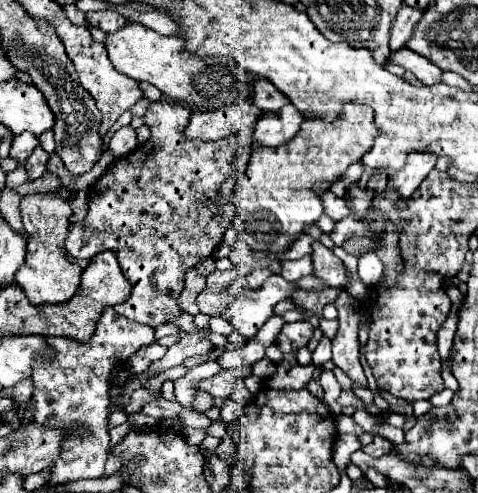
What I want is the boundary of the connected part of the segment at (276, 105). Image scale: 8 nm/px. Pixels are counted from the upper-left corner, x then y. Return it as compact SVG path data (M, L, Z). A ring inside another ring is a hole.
M257 80L253 84L253 90L255 90L253 94L255 106L265 112L277 112L285 104L289 104L289 98L285 98L285 94L281 94L281 90L277 90L269 80Z

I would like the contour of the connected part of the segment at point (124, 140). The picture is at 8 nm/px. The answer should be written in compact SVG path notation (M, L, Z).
M123 126L109 140L109 150L115 154L115 158L121 158L135 148L137 148L137 132L131 126Z

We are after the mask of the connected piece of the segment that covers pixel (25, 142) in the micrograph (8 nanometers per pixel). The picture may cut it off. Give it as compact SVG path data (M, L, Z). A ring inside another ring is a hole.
M29 132L19 134L19 136L15 136L15 140L11 144L11 156L17 158L19 162L23 162L23 160L29 158L29 154L33 152L35 146L39 146L39 138L37 136L33 136Z

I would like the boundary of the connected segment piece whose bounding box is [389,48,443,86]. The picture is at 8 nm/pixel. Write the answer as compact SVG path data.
M403 48L401 52L391 54L389 60L393 60L395 64L403 66L403 68L409 70L409 72L413 72L421 84L429 84L429 86L431 86L431 84L441 82L443 70L441 70L439 66L431 64L429 60L425 60L423 56L413 54L413 50L409 50L409 48Z

